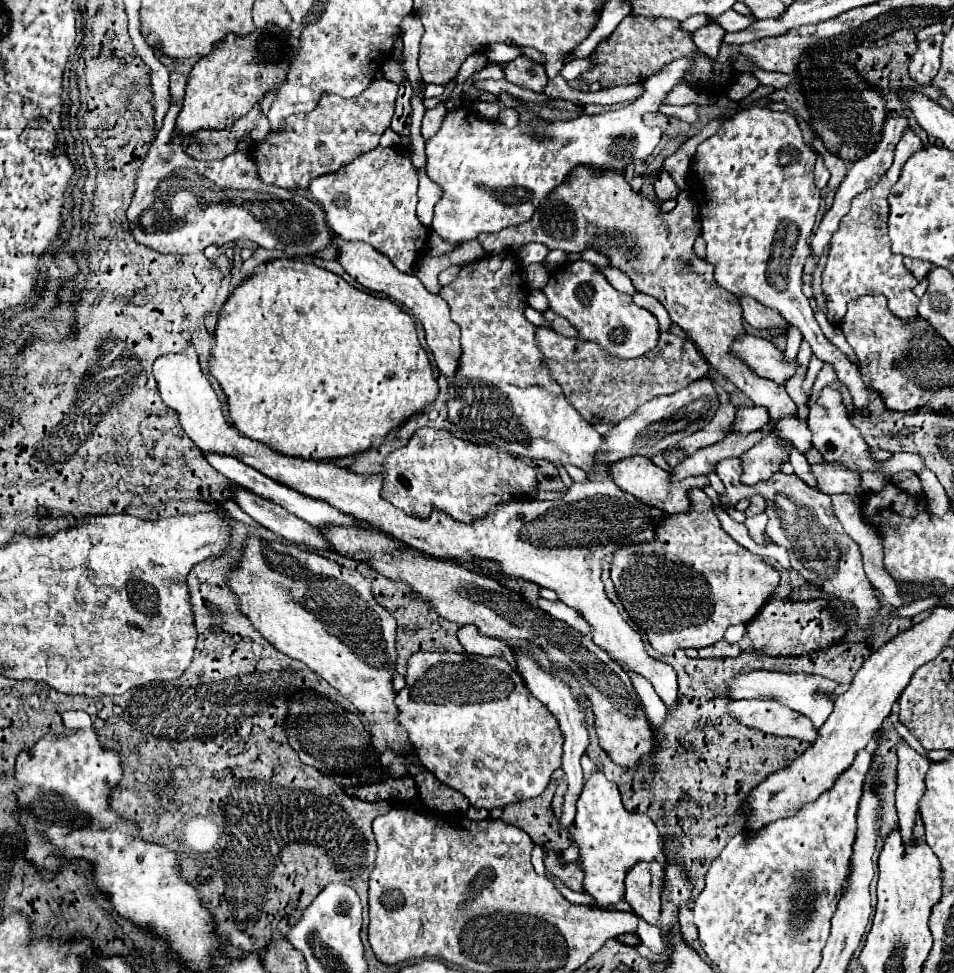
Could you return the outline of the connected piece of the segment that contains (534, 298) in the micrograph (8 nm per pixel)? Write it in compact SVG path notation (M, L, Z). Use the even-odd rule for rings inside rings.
M529 289L529 291L527 291L527 305L533 307L533 309L537 309L537 311L549 309L549 305L547 305L547 301L545 301L545 295L543 295L541 291L535 291L535 289Z

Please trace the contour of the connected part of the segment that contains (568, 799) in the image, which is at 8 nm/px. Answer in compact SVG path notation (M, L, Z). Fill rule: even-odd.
M515 651L517 653L517 669L521 669L521 675L527 683L527 689L541 701L545 703L545 707L553 713L553 717L557 719L559 723L559 729L565 737L565 743L563 743L563 771L565 771L565 777L567 777L567 783L569 783L569 789L567 789L567 795L565 795L565 803L563 803L563 817L561 817L561 825L571 825L573 823L573 817L575 817L575 801L583 789L583 771L581 771L581 755L585 753L587 745L589 745L589 737L587 737L587 729L585 729L585 723L583 723L583 717L585 717L585 711L583 707L579 705L577 697L569 691L569 687L565 683L561 683L561 679L557 677L551 677L547 671L543 671L533 659L529 659L527 655L523 655L521 651Z

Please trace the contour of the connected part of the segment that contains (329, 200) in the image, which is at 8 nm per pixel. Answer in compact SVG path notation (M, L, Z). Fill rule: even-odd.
M375 147L371 151L367 151L365 155L357 157L355 161L351 161L349 165L341 167L335 173L327 173L327 175L319 175L313 177L309 183L309 191L313 195L313 199L317 199L327 215L327 223L333 229L333 233L343 239L343 241L363 241L369 243L371 247L375 247L379 253L387 255L391 259L391 263L403 271L409 273L413 271L415 261L421 257L431 227L423 225L415 213L417 207L417 181L419 181L419 173L411 163L409 151L405 147Z

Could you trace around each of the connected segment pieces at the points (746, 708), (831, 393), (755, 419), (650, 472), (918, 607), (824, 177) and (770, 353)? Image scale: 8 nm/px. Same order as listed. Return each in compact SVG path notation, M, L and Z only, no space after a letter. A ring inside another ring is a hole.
M733 701L729 707L729 713L733 717L737 717L741 723L761 729L771 735L797 737L797 739L805 739L809 743L817 741L817 737L819 737L819 729L815 725L811 725L811 721L805 715L801 715L781 703Z
M839 383L825 387L821 391L821 397L809 407L807 425L809 425L811 435L813 435L813 445L821 451L825 461L845 461L845 465L849 465L851 469L855 469L859 473L867 471L867 469L875 469L879 463L869 457L867 443L863 441L859 429L851 425L849 413L845 409L845 405L841 401L841 393L837 389L839 389Z
M741 407L737 411L737 419L735 419L735 425L731 429L747 435L751 431L761 429L767 421L769 421L767 409L761 409L761 407Z
M629 457L629 459L623 459L619 463L613 463L611 465L611 473L613 473L613 479L615 483L639 497L643 503L651 505L651 507L659 507L667 513L689 513L691 511L691 501L689 501L689 491L691 489L703 489L705 485L709 485L709 481L705 477L689 477L689 479L673 479L673 475L661 467L657 467L655 463L651 463L651 459L645 459L645 457Z
M935 597L913 601L908 605L902 606L901 609L897 609L897 615L899 617L913 617L925 610L933 609L937 603L938 599Z
M819 157L817 163L815 163L815 183L817 183L819 189L823 189L827 185L827 181L829 181L829 171L823 163L823 157Z
M743 335L735 339L733 353L739 355L757 375L771 379L777 385L789 383L799 369L797 359L785 361L785 351L777 349L771 341L763 337Z

